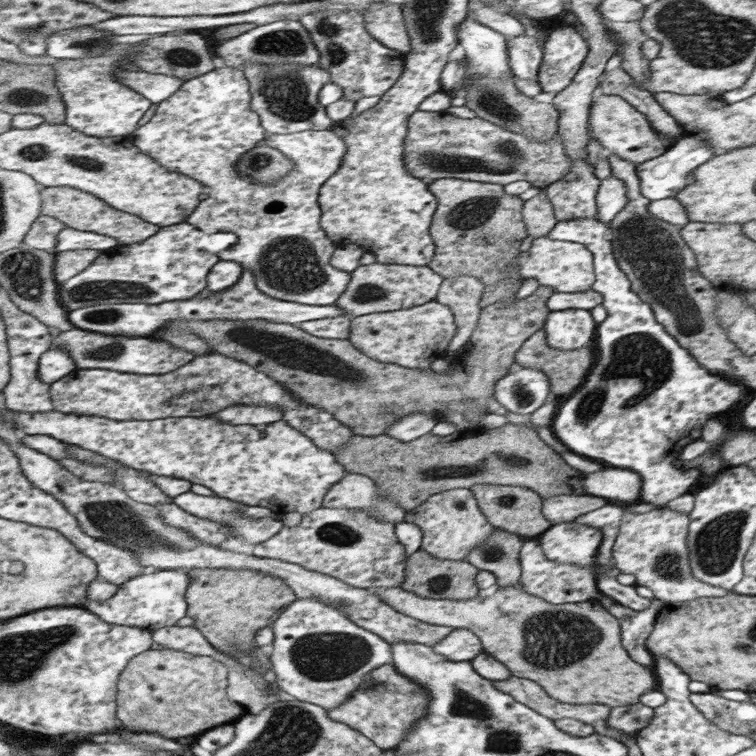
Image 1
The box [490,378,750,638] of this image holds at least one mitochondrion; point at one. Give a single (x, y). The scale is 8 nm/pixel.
(716, 546)

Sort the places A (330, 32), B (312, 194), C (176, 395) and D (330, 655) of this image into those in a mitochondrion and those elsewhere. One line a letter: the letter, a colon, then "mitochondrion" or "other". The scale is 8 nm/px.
A: mitochondrion
B: other
C: mitochondrion
D: mitochondrion

